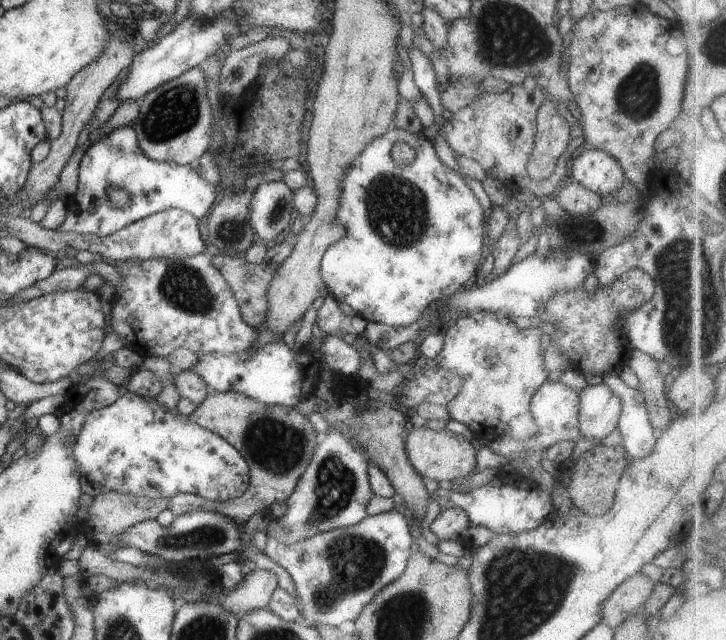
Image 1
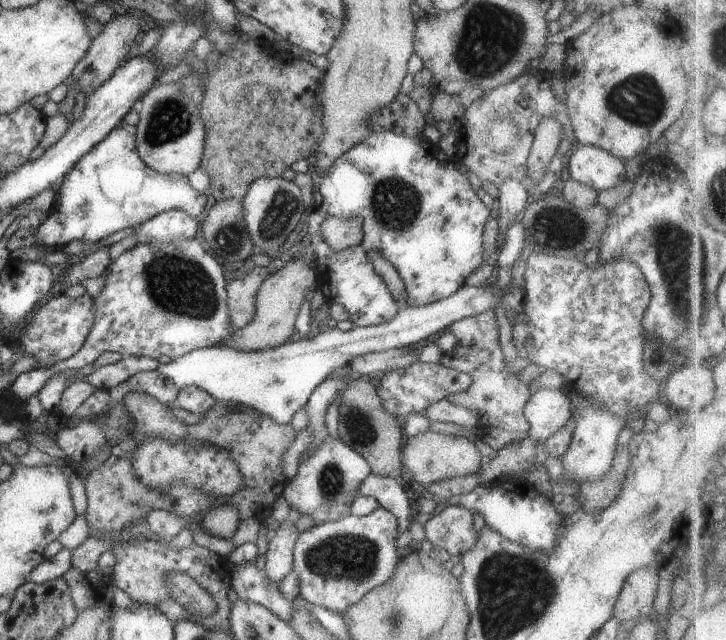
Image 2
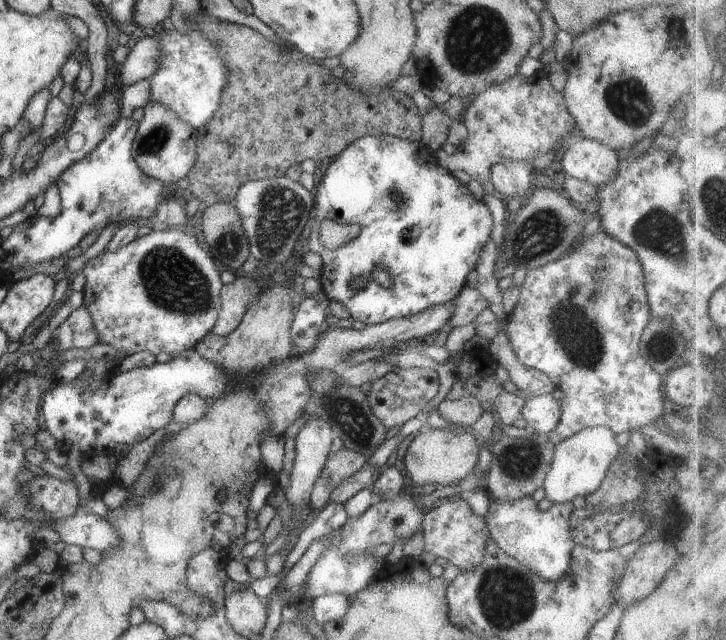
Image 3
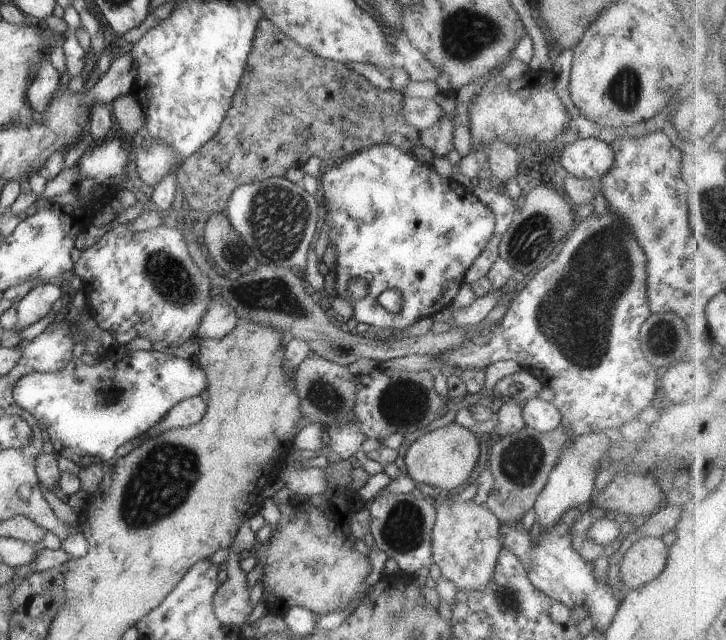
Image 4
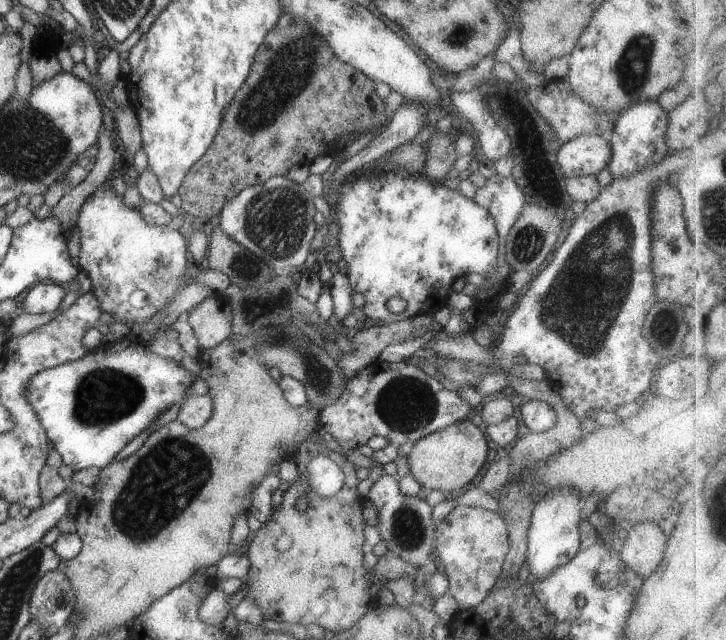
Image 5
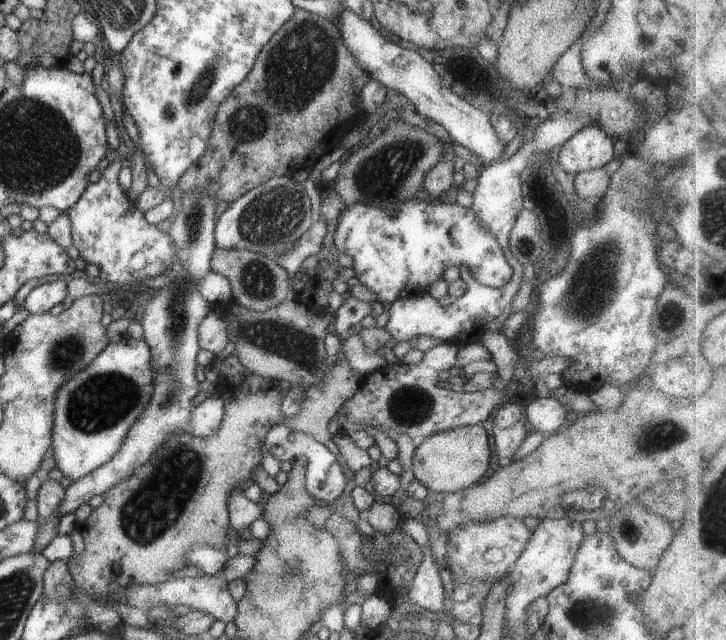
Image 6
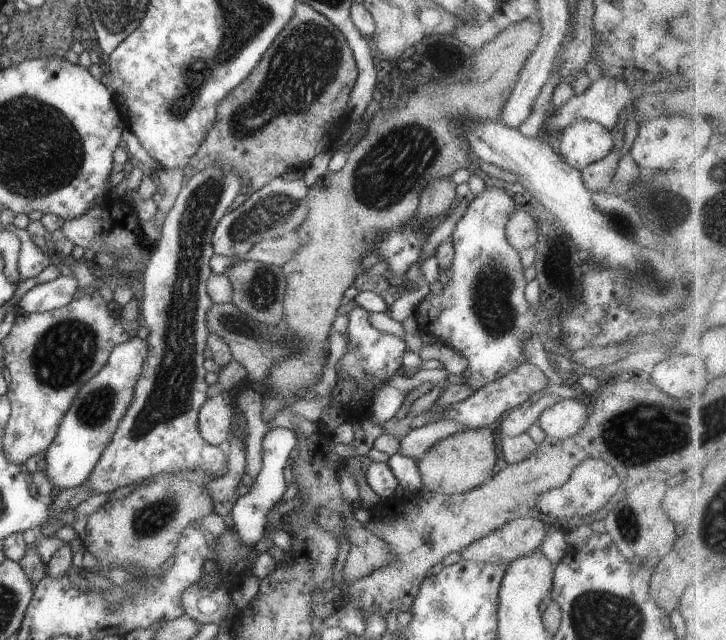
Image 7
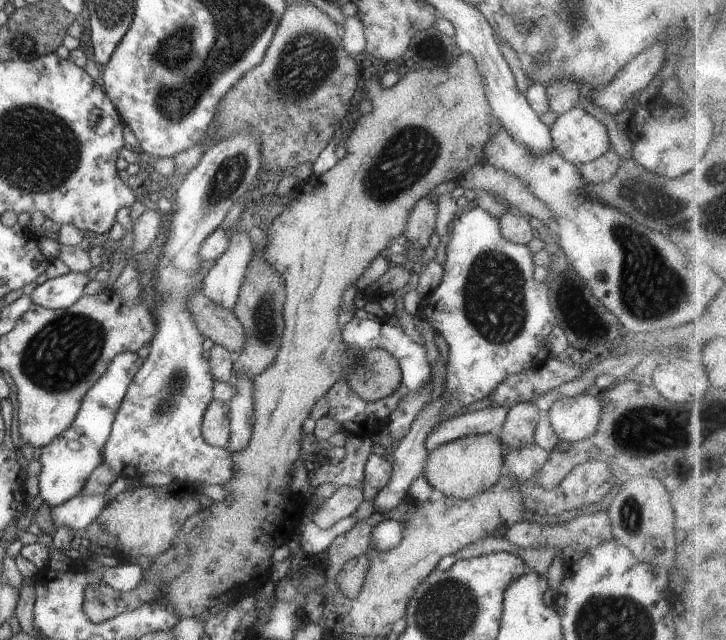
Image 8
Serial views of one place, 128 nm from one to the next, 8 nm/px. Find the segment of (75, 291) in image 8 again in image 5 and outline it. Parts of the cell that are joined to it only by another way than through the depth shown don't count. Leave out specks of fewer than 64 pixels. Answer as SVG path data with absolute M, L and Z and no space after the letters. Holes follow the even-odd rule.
M52 282L39 283L31 287L21 297L20 311L31 315L41 315L57 310L66 296L62 286Z

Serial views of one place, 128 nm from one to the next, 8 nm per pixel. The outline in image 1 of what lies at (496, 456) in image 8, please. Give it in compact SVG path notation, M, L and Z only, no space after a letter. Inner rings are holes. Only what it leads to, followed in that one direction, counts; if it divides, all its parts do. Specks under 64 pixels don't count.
M420 425L406 436L405 452L412 468L430 485L447 485L464 480L476 470L476 450L462 435L446 429L436 432Z

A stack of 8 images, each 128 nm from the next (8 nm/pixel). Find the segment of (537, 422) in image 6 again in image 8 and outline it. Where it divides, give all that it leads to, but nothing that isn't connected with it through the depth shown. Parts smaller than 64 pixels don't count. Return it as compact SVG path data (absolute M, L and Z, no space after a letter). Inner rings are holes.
M576 395L573 397L563 396L556 399L549 408L546 415L553 428L553 434L556 434L560 440L568 441L570 444L582 440L587 436L592 436L601 421L601 412L605 405L605 400L601 396L594 395Z

